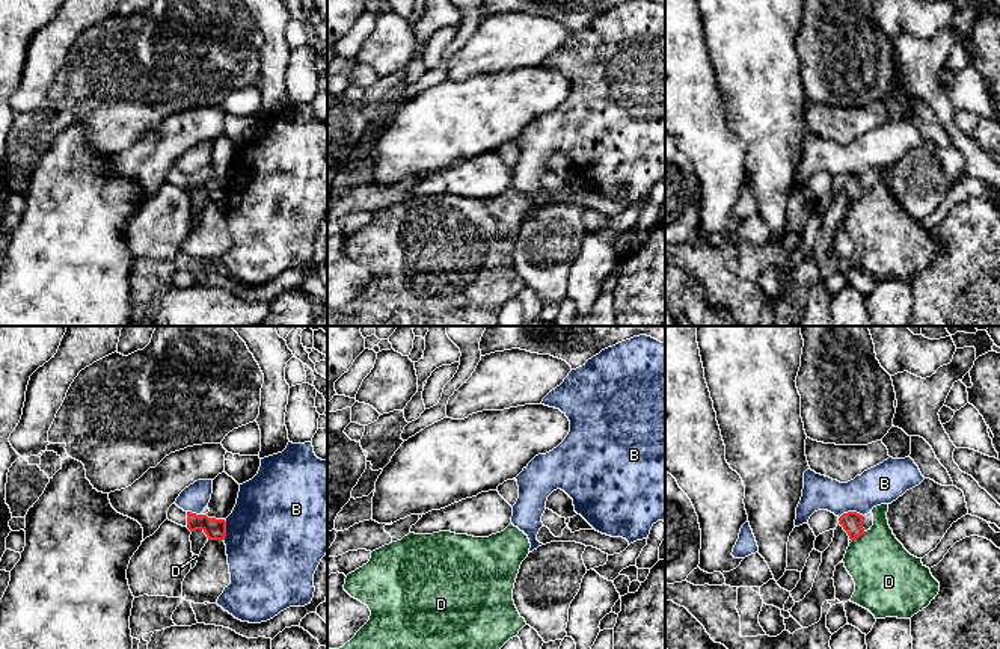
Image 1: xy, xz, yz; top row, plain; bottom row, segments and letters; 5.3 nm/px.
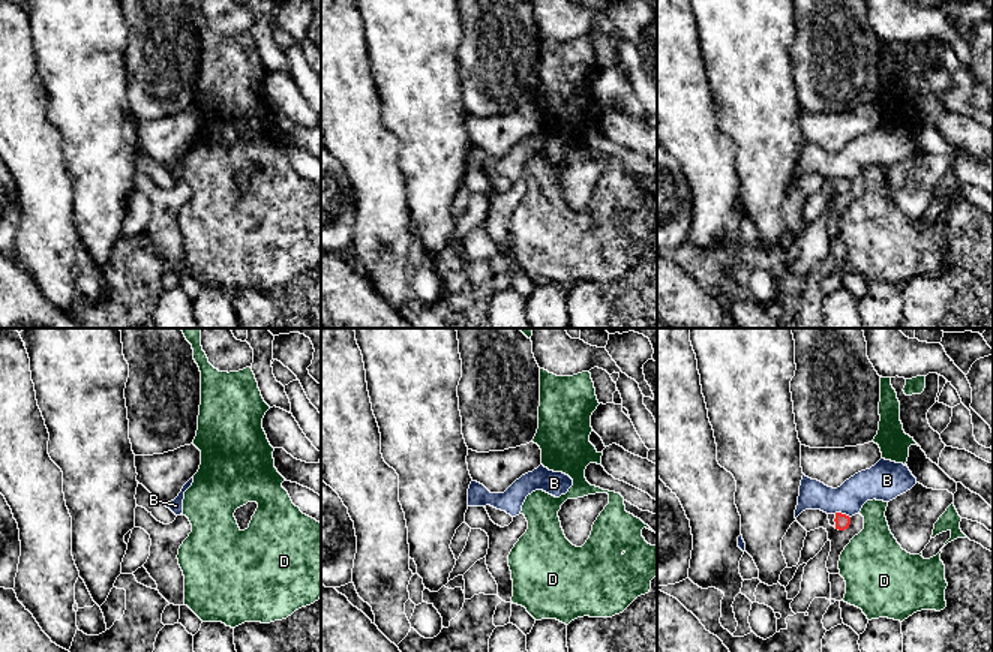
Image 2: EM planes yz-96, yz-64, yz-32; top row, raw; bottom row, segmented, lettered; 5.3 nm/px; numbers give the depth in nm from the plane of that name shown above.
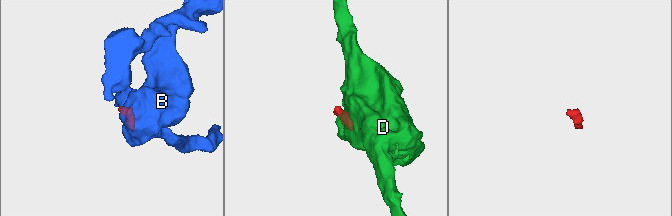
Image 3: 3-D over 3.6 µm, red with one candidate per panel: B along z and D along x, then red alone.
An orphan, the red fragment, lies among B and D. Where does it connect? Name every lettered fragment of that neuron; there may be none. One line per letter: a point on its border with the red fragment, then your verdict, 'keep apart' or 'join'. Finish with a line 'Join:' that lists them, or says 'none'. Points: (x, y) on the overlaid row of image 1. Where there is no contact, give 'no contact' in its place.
B: meets red in yz at (851, 512); keep apart
D: meets red in yz at (858, 536); keep apart
Join: none

